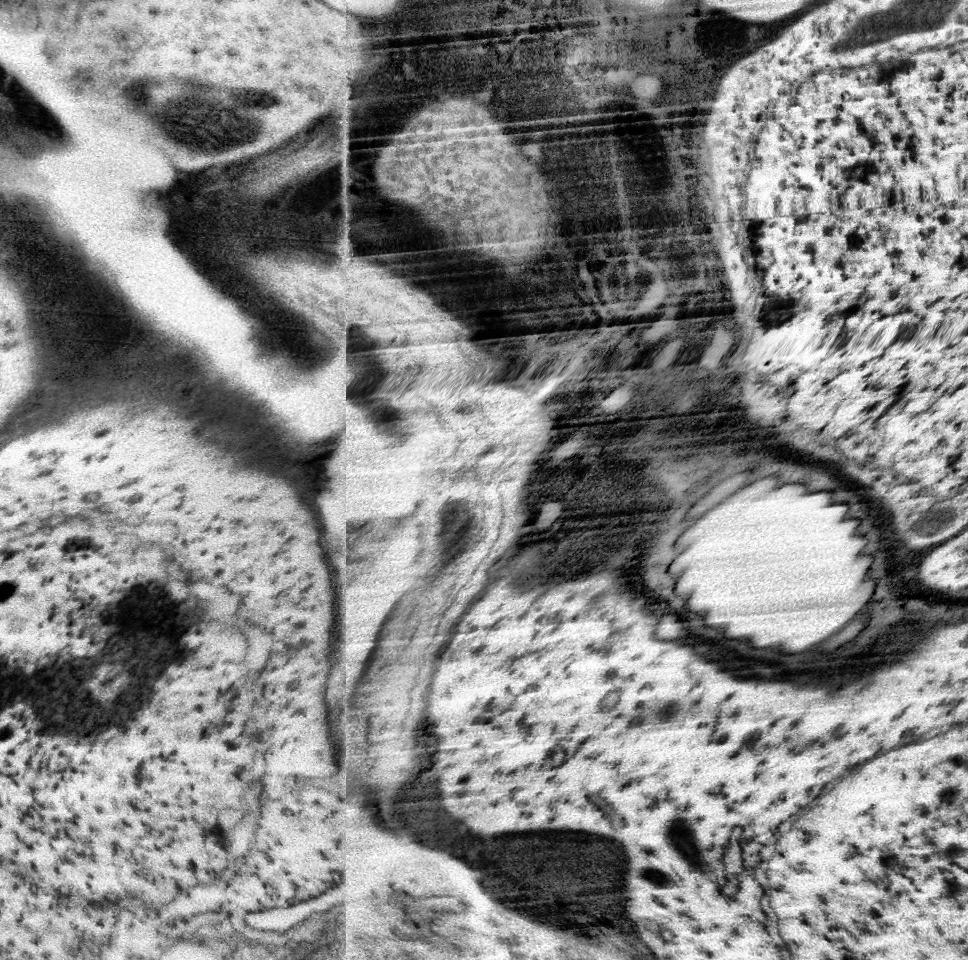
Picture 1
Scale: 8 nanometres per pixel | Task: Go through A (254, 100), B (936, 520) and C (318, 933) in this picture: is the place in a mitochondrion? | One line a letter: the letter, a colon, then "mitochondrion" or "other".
A: mitochondrion
B: mitochondrion
C: mitochondrion

